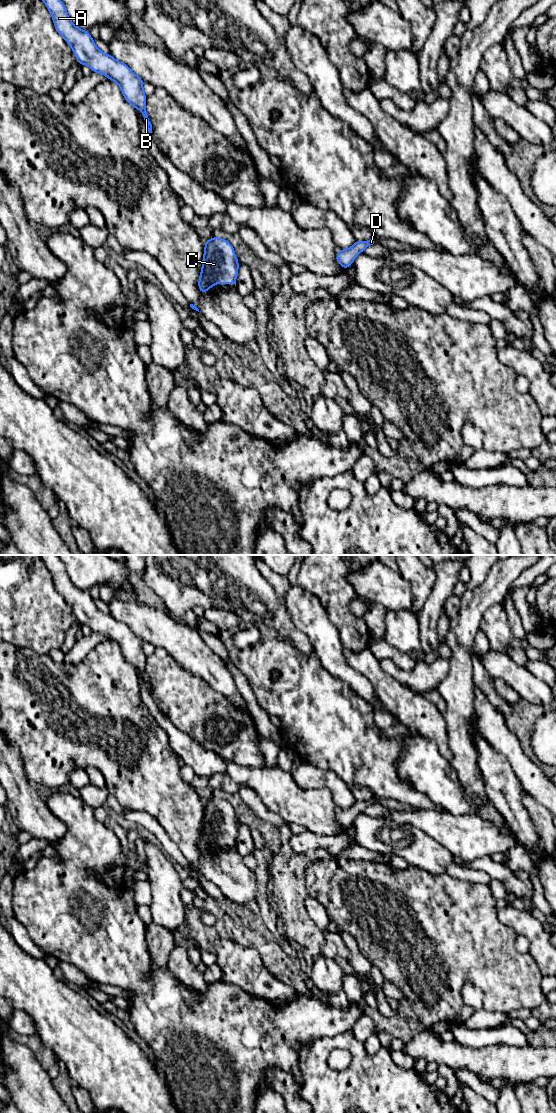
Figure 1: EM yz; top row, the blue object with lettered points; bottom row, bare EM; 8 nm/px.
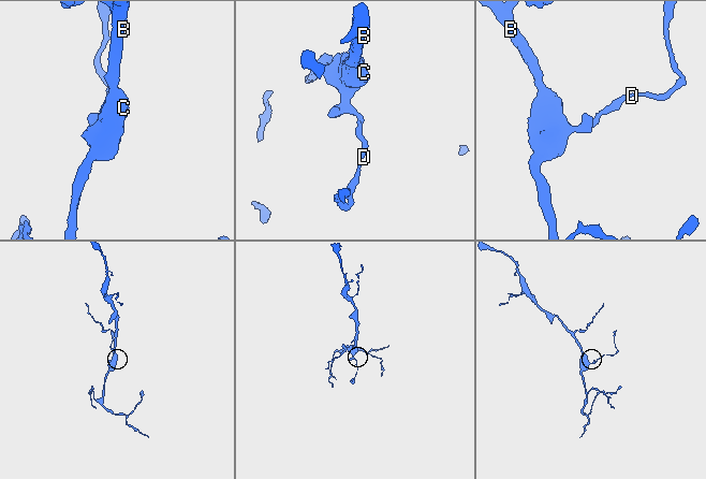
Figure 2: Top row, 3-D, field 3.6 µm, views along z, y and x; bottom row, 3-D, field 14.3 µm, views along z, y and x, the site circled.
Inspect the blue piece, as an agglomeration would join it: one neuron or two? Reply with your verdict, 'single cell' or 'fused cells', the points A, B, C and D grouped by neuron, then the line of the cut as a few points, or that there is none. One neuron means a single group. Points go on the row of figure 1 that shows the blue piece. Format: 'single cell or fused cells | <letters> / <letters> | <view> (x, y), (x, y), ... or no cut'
single cell | A B C D | no cut

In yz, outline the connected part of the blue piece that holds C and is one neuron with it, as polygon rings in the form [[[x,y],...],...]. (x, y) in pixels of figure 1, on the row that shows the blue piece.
[[[219,237],[205,240],[204,256],[198,287],[201,294],[217,283],[236,286],[238,267],[240,263],[231,243]]]

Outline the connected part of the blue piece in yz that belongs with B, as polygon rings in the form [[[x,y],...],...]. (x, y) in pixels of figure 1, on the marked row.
[[[42,0],[49,10],[56,31],[72,48],[80,65],[87,65],[92,72],[105,75],[116,82],[124,99],[142,113],[149,134],[152,124],[146,112],[147,96],[143,90],[144,81],[138,77],[125,63],[117,61],[111,54],[100,51],[89,31],[78,28],[71,20],[61,0]]]

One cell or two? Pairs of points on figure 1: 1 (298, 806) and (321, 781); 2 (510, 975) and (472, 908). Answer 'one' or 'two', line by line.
1: two
2: one

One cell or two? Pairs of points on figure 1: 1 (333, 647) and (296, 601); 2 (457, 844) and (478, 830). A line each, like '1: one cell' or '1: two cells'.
1: one cell
2: one cell

